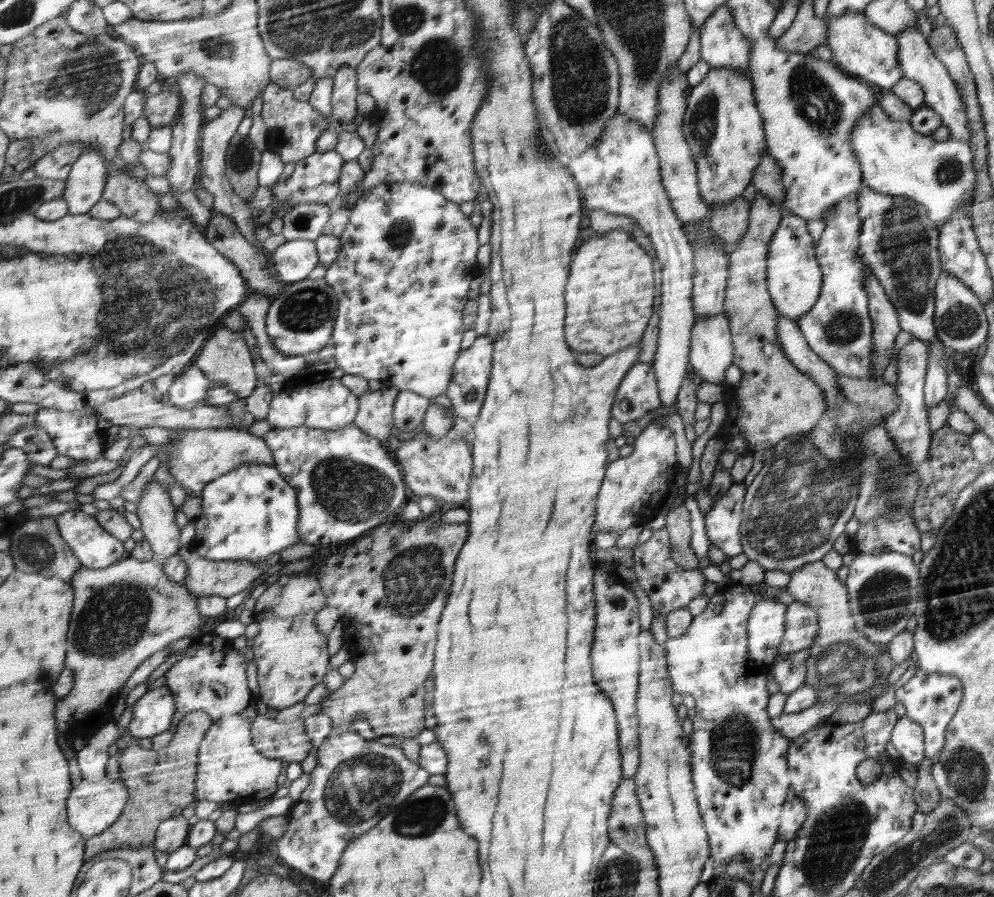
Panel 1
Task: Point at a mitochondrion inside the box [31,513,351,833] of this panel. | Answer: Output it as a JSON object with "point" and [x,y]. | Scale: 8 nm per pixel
{"point":[112,621]}

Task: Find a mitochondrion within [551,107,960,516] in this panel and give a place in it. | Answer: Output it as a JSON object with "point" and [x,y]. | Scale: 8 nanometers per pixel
{"point":[903,242]}

